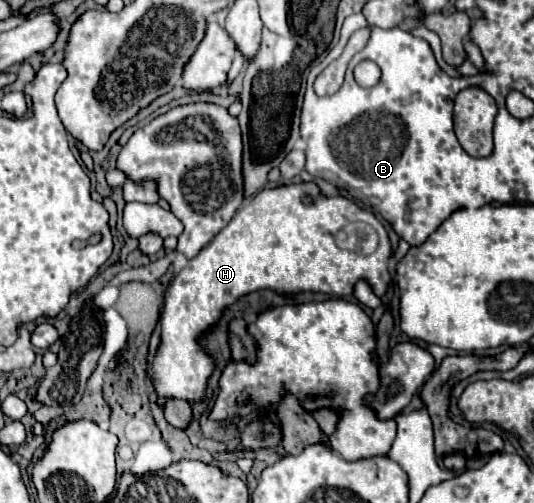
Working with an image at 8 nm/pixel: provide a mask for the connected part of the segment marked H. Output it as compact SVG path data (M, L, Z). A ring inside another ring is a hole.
M313 182L289 184L271 190L261 190L249 202L241 206L241 210L231 218L231 222L195 256L189 264L173 278L167 296L165 308L161 316L161 334L159 346L151 362L151 382L155 386L157 404L165 408L165 402L171 398L179 398L185 402L203 402L207 398L207 382L215 372L215 356L201 348L201 338L213 330L229 304L235 304L241 296L251 294L255 290L269 288L277 294L299 294L299 292L325 292L331 296L349 296L353 292L355 282L367 280L375 294L383 298L391 284L389 274L389 258L391 258L391 242L383 224L367 210L361 210L355 202L347 198L325 198L321 190ZM349 222L365 222L375 228L379 234L379 246L369 256L359 256L349 250L339 250L335 244L335 232Z

